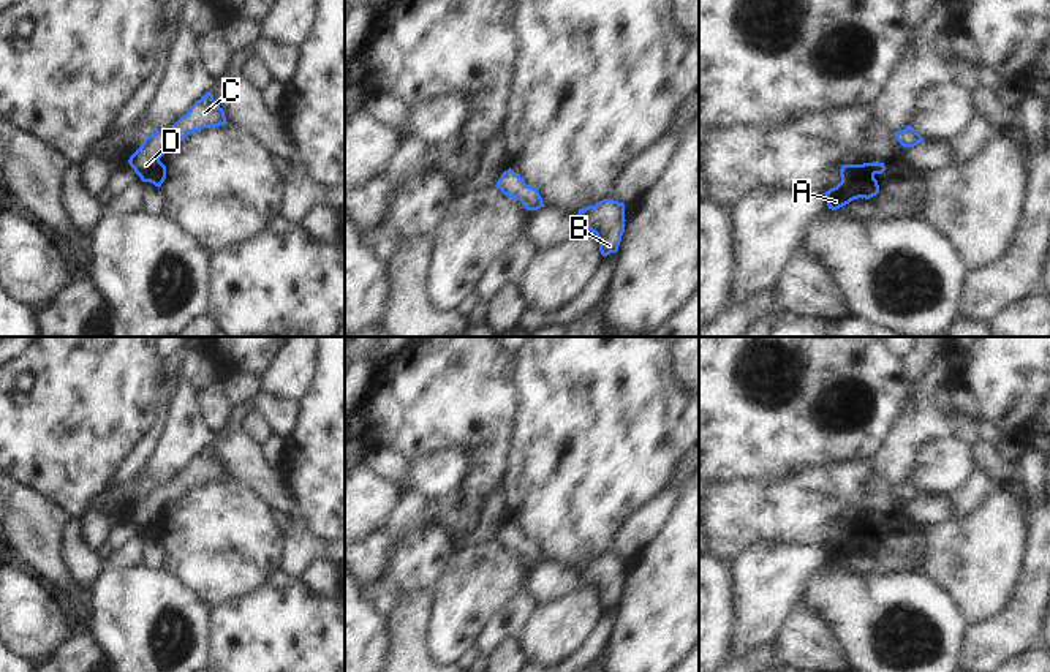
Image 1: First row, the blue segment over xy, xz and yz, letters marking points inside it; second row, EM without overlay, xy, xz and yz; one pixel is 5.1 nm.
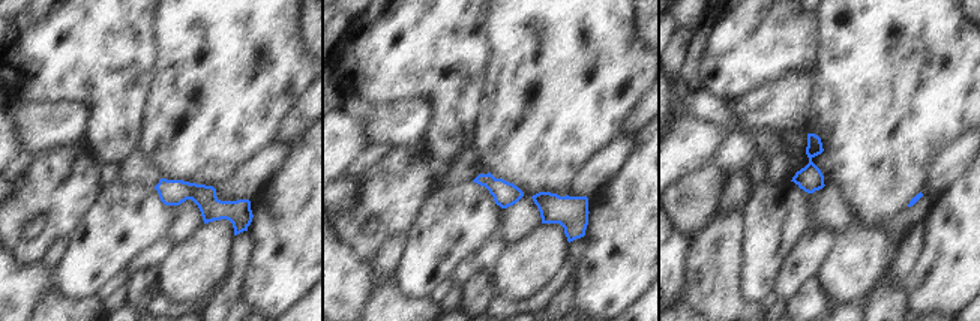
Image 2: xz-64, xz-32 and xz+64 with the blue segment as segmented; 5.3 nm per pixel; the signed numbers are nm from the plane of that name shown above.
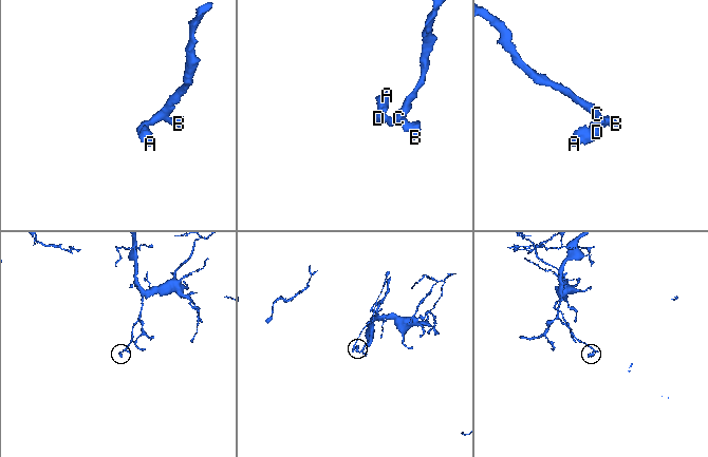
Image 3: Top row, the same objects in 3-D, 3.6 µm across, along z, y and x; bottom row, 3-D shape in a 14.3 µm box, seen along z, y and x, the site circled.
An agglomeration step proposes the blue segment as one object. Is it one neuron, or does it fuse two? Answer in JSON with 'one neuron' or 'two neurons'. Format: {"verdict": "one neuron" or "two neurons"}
{"verdict": "one neuron"}

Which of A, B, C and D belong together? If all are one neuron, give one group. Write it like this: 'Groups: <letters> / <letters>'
Groups: A B C D

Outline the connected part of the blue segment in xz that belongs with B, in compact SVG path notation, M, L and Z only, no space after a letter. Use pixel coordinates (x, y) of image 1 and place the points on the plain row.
M602 553L579 564L577 572L587 585L596 588L602 610L618 606L626 576L623 557Z

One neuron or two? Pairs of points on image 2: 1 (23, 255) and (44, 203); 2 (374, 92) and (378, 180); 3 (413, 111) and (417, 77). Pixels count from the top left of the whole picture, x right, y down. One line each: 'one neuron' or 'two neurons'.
1: one neuron
2: two neurons
3: two neurons

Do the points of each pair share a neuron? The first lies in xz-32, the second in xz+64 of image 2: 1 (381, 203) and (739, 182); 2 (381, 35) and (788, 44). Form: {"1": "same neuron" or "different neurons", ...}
{"1": "same neuron", "2": "same neuron"}

